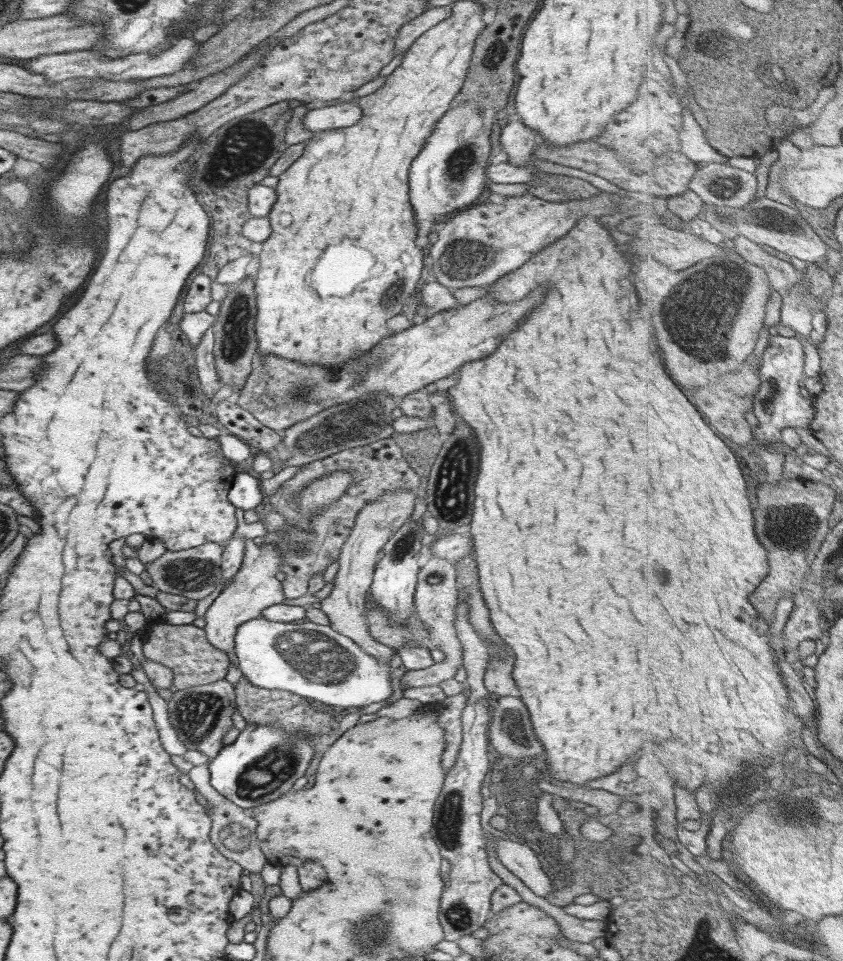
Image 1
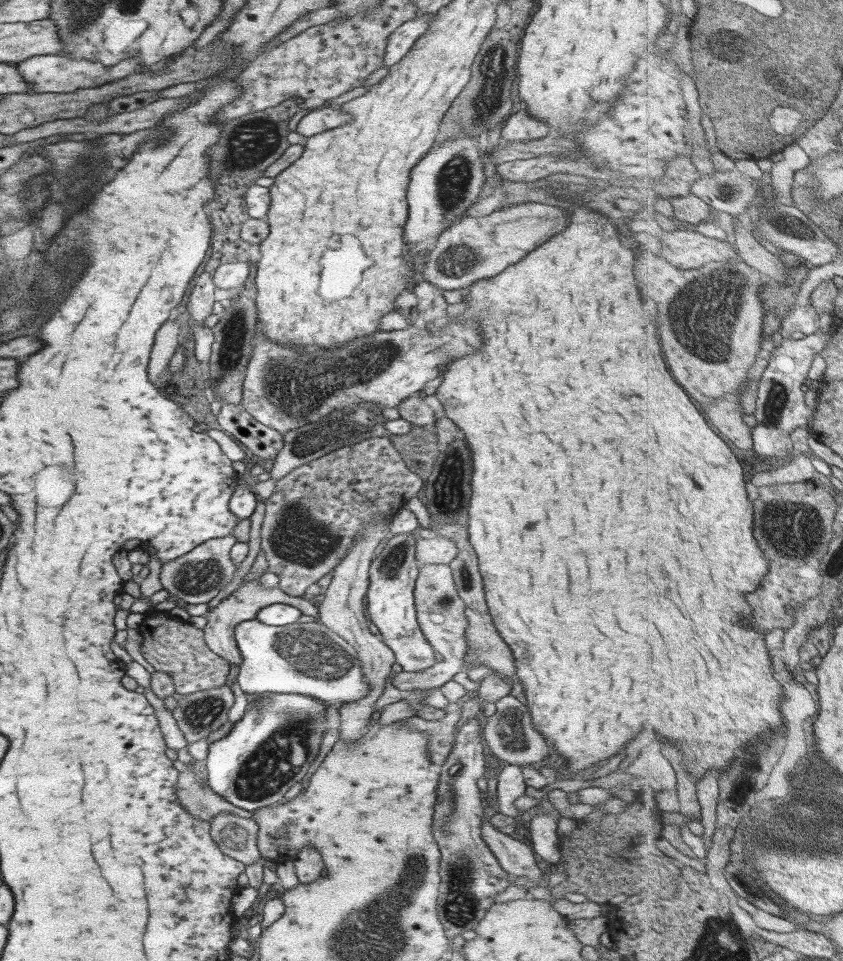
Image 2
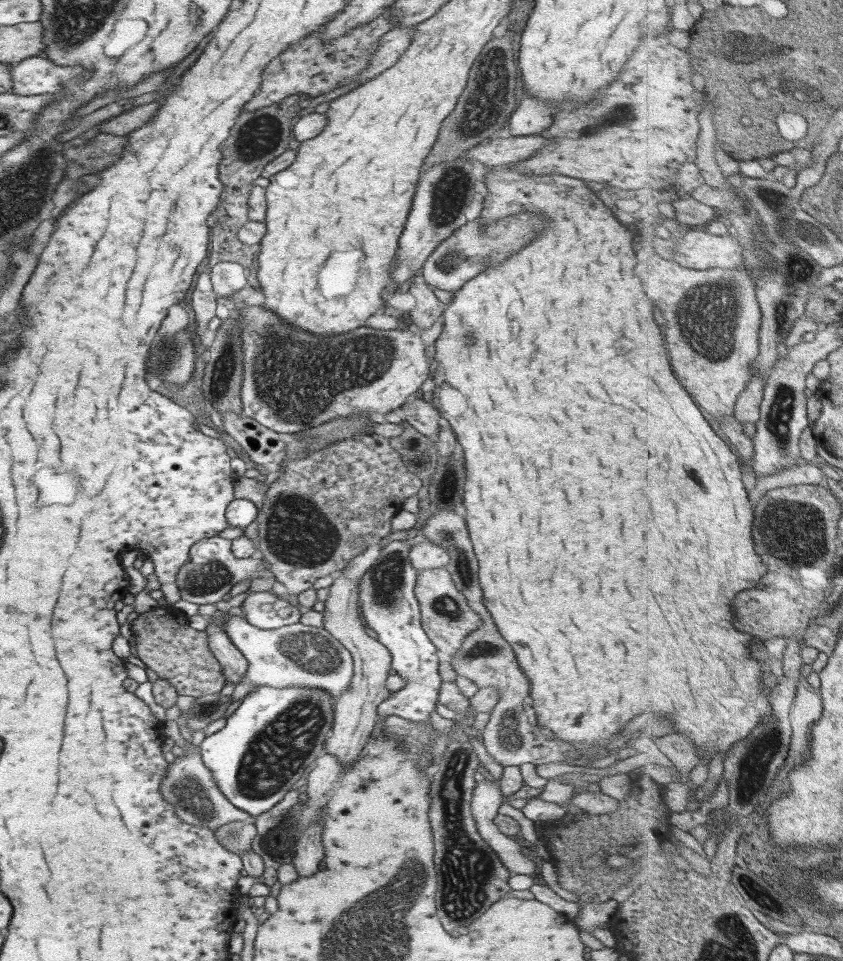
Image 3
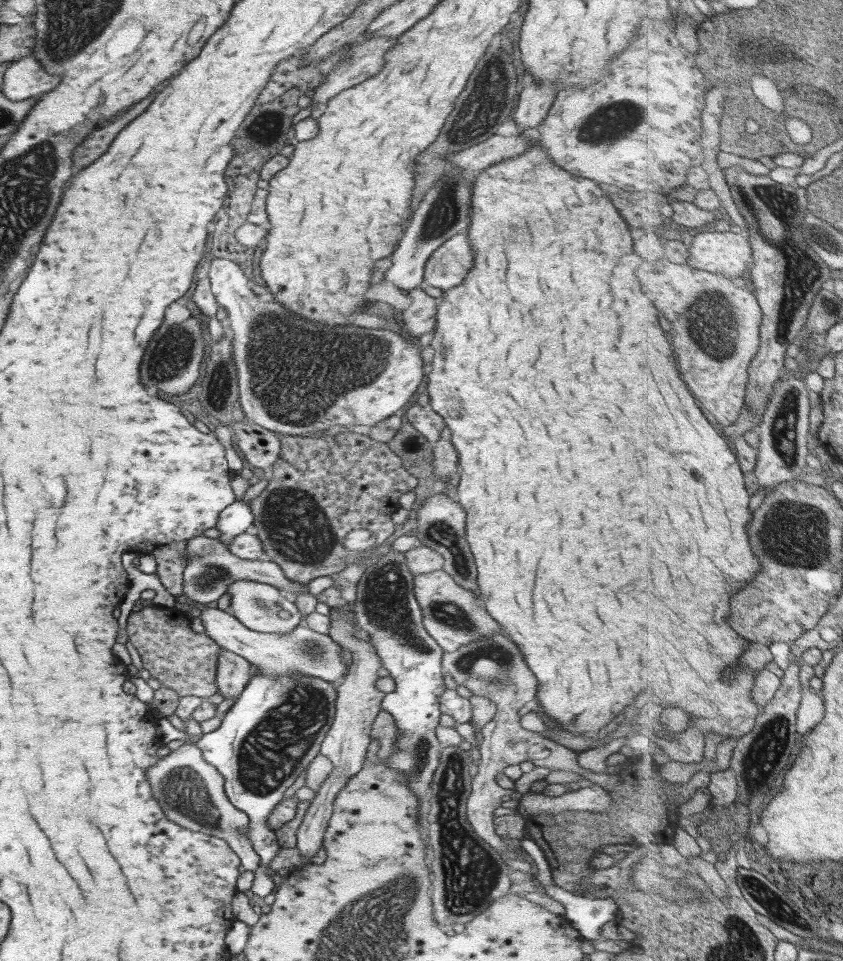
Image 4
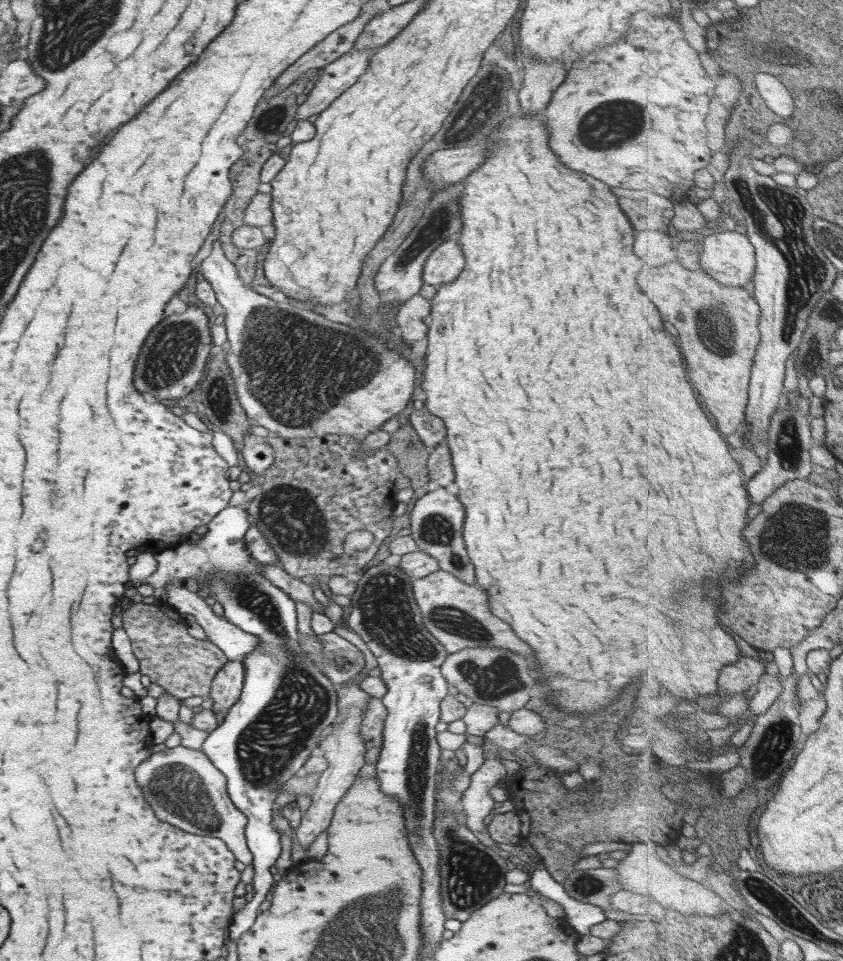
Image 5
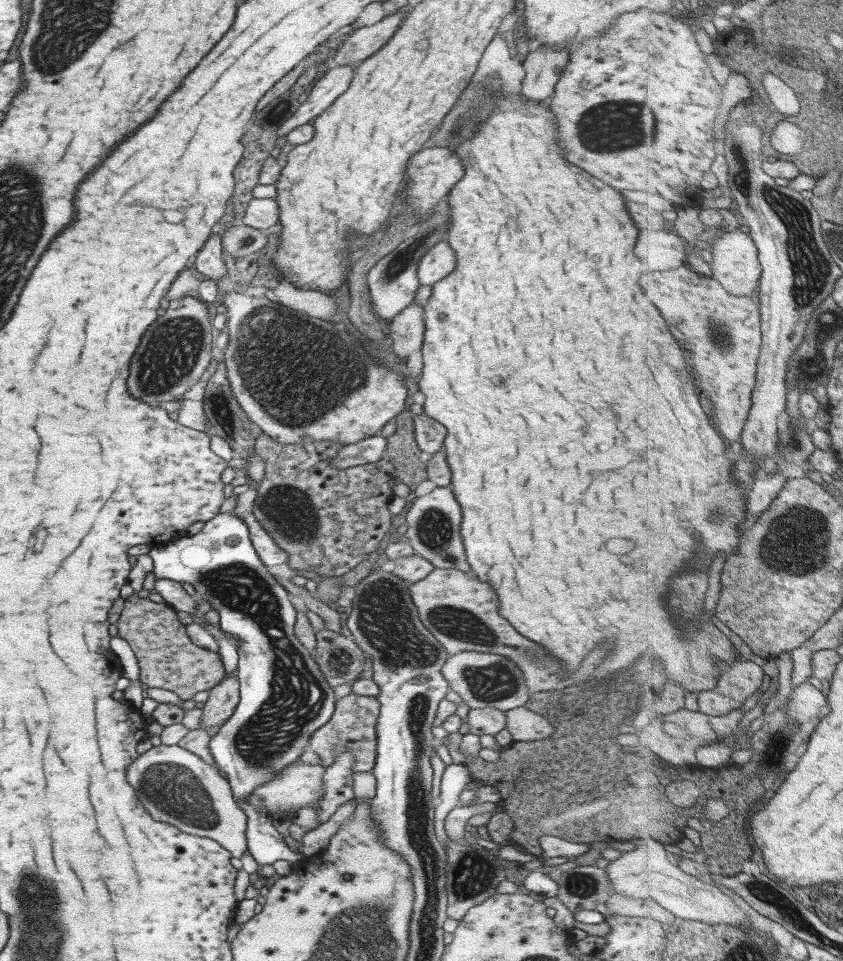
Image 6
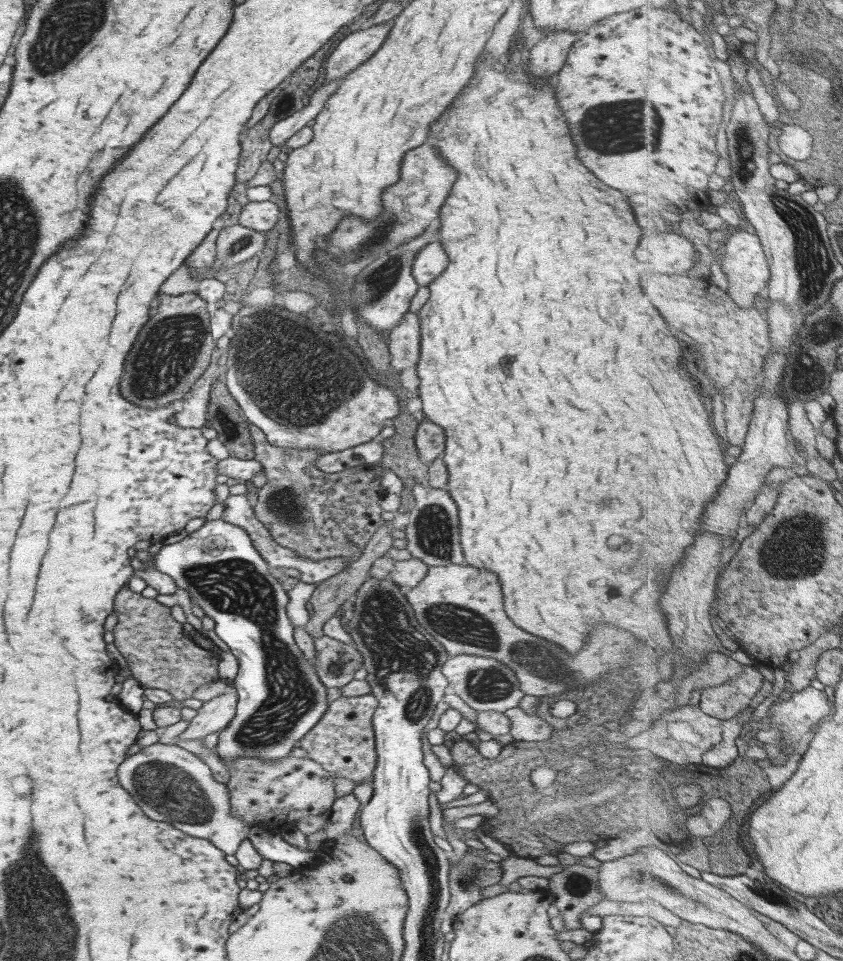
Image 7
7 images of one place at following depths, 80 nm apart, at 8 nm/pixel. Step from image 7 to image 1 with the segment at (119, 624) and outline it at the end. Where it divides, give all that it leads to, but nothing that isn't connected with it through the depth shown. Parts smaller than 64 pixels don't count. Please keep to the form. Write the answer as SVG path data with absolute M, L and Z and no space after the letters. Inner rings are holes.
M149 621L145 625L145 636L142 641L144 658L166 666L172 672L172 686L176 690L185 690L200 684L211 684L224 680L229 661L225 652L211 646L202 628L194 625L170 625L163 621Z

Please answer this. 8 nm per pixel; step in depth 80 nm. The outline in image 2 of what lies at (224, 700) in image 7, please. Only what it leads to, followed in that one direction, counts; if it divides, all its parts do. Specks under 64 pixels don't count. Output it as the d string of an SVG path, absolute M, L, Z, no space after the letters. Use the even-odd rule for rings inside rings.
M255 579L254 581L248 581L245 585L241 585L241 587L235 589L231 595L222 599L213 609L207 611L205 614L206 624L202 628L207 648L217 654L219 658L226 660L229 665L239 667L242 663L242 658L236 647L234 626L238 622L253 619L260 608L275 603L290 604L297 608L297 610L300 610L302 615L312 616L316 622L318 622L318 608L313 606L313 601L308 602L303 598L293 599L278 587L261 587L258 583L258 579Z

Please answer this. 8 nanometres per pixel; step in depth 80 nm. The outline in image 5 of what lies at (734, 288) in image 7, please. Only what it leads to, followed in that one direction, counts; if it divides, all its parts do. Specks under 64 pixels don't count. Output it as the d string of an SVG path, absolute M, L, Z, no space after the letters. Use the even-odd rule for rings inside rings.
M723 230L707 235L701 243L699 266L725 287L752 288L757 267L756 246L747 234Z

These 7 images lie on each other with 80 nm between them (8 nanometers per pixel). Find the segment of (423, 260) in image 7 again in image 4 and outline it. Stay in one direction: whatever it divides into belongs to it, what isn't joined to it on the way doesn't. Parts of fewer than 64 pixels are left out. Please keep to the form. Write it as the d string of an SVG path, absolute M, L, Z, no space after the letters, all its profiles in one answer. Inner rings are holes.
M467 229L451 235L430 254L423 270L423 285L444 291L462 284L472 266L472 249L466 232Z

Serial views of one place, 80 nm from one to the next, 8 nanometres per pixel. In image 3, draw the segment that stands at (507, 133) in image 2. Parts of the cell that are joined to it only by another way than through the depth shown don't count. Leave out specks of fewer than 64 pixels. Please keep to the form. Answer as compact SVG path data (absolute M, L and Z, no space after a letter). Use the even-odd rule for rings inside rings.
M526 94L505 125L511 136L537 135L551 124L551 113L552 108L547 102L539 102Z

